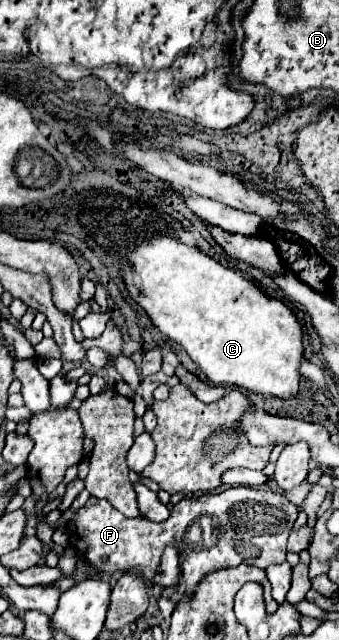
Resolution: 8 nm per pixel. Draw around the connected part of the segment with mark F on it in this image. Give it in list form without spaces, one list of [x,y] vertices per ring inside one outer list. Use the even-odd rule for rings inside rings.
[[[228,488],[220,494],[204,494],[198,498],[184,498],[172,508],[166,522],[152,522],[146,516],[128,518],[122,516],[108,500],[90,498],[72,520],[66,524],[70,546],[78,550],[90,564],[106,574],[126,570],[152,582],[166,544],[172,544],[180,552],[182,578],[178,590],[162,588],[162,594],[174,602],[188,600],[196,584],[208,572],[238,566],[242,562],[268,568],[286,560],[286,540],[298,518],[298,508],[290,504],[282,494],[266,492],[258,488]],[[244,530],[256,534],[244,534]]]

